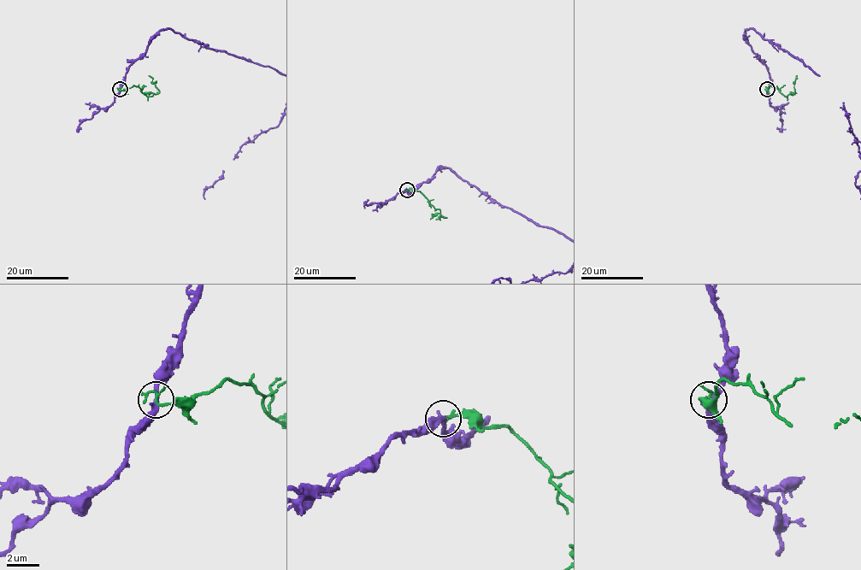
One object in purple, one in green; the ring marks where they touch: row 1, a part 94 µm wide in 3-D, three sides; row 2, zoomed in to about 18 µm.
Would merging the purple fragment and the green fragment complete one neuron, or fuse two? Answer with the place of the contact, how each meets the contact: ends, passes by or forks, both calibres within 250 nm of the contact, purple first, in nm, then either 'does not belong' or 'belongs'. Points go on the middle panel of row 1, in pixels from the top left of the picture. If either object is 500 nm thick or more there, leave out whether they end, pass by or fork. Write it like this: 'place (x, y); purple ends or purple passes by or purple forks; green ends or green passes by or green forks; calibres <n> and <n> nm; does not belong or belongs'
place (407, 190); purple passes by; green forks; calibres 320 and 100 nm; does not belong

